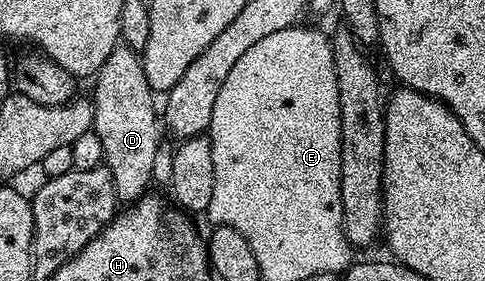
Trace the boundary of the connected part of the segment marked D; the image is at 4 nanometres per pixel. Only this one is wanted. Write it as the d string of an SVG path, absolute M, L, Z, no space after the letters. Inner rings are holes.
M124 44L117 45L111 56L103 60L95 81L91 93L93 130L103 144L103 164L111 172L111 180L115 180L118 203L132 204L147 192L153 182L155 152L163 142L159 114L153 111L155 92L147 80L140 53Z

